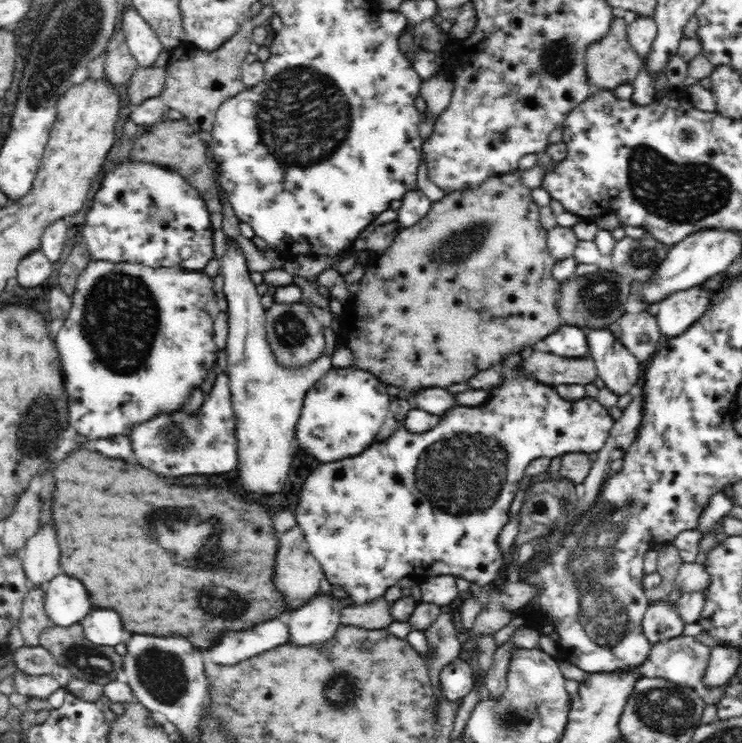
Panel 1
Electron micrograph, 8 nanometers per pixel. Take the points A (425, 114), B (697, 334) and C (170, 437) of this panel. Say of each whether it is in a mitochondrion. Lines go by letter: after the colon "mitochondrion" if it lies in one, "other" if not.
A: other
B: other
C: mitochondrion

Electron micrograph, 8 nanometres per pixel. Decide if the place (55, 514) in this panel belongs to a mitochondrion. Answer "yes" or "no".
no

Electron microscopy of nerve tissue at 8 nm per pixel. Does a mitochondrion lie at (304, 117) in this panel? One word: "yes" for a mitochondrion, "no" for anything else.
yes

